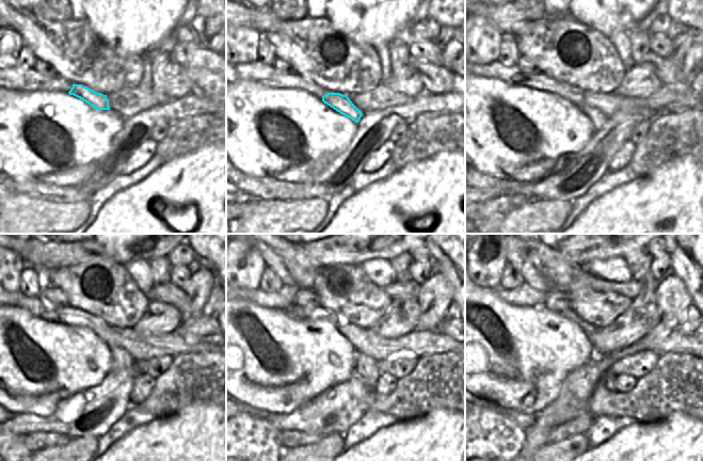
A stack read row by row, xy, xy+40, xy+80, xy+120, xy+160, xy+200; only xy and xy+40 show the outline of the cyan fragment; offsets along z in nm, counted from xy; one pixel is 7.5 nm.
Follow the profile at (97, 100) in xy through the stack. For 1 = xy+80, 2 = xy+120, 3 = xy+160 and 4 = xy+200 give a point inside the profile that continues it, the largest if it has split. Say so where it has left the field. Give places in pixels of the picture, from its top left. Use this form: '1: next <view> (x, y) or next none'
1: next xy+80 (597, 118)
2: next xy+120 (123, 362)
3: next xy+160 (364, 366)
4: next xy+200 (608, 379)

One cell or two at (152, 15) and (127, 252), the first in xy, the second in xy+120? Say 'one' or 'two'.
one

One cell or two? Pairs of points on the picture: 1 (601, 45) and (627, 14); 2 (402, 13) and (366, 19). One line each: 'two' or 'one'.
1: two
2: one

